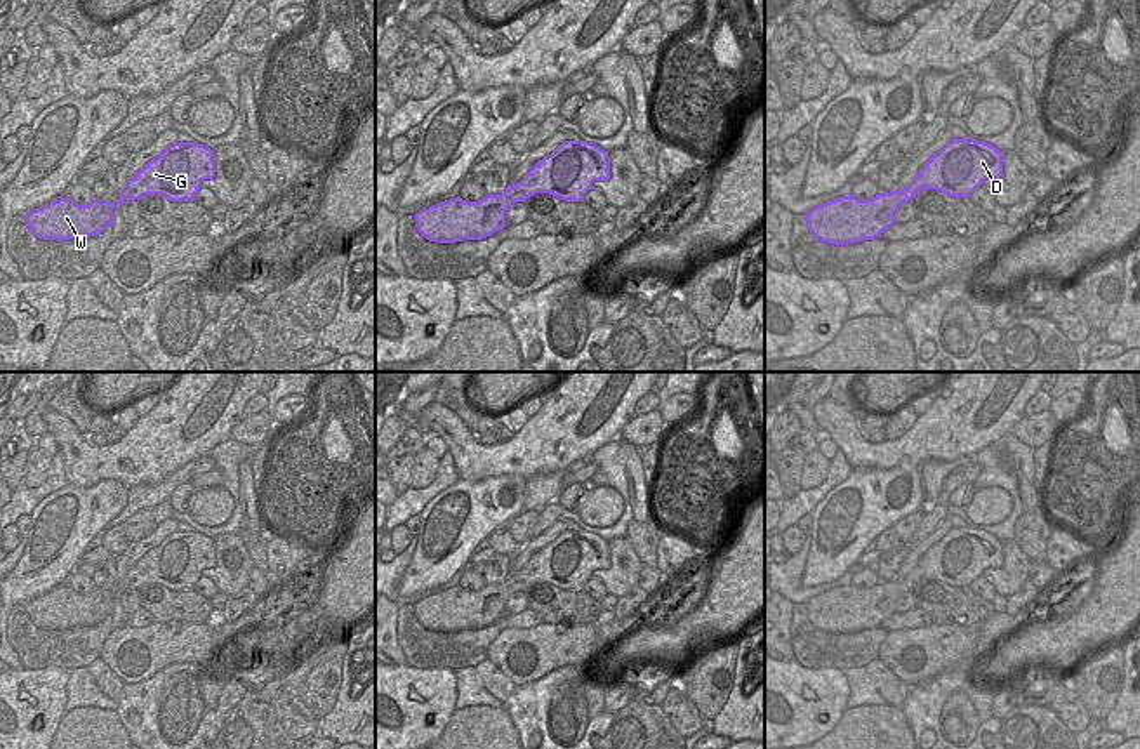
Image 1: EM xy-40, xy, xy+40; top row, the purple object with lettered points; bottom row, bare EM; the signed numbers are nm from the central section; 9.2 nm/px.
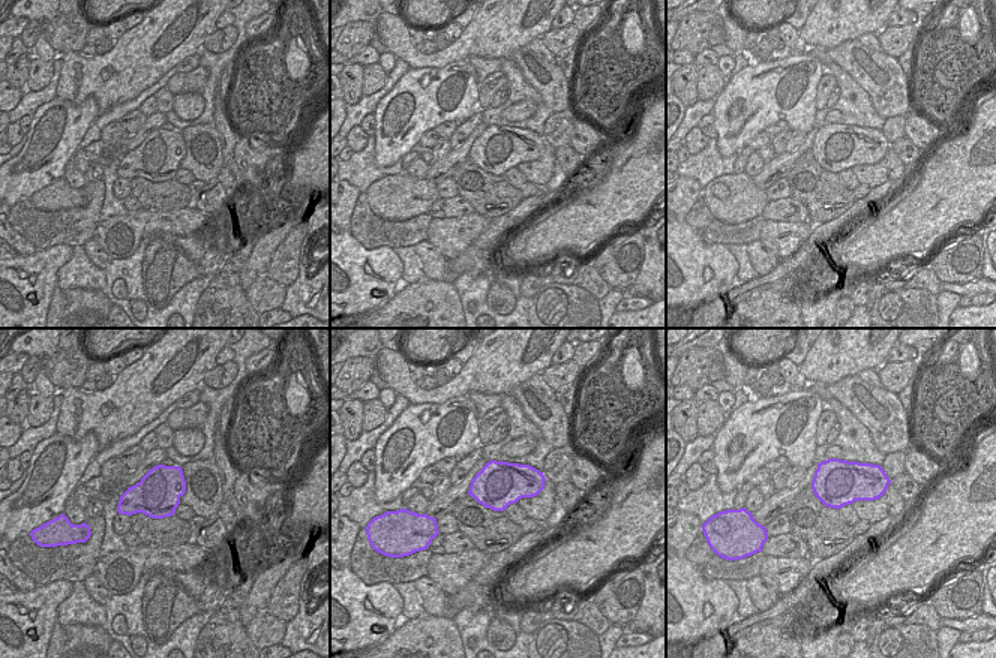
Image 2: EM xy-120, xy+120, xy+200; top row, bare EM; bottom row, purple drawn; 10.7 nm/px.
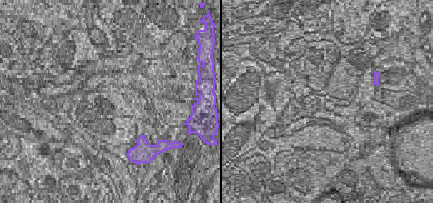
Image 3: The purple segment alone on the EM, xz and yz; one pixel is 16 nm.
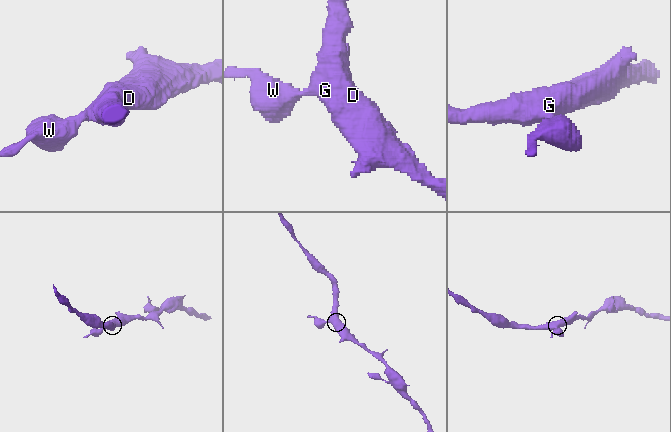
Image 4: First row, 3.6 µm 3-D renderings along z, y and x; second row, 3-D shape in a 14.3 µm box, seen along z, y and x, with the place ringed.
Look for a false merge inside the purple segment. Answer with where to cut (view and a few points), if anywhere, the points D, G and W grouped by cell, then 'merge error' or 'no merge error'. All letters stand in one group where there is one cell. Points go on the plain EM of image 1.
cut none; groups D G W; no merge error

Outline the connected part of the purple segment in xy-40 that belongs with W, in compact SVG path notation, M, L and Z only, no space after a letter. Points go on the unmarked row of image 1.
M59 587L26 603L30 620L40 629L71 629L97 626L113 615L111 589L92 589L78 594L73 587Z

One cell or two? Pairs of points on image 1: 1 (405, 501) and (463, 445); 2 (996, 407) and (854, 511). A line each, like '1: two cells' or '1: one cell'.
1: two cells
2: two cells

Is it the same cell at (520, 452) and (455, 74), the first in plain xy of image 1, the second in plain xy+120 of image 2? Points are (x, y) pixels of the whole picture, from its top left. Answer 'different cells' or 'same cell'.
different cells

